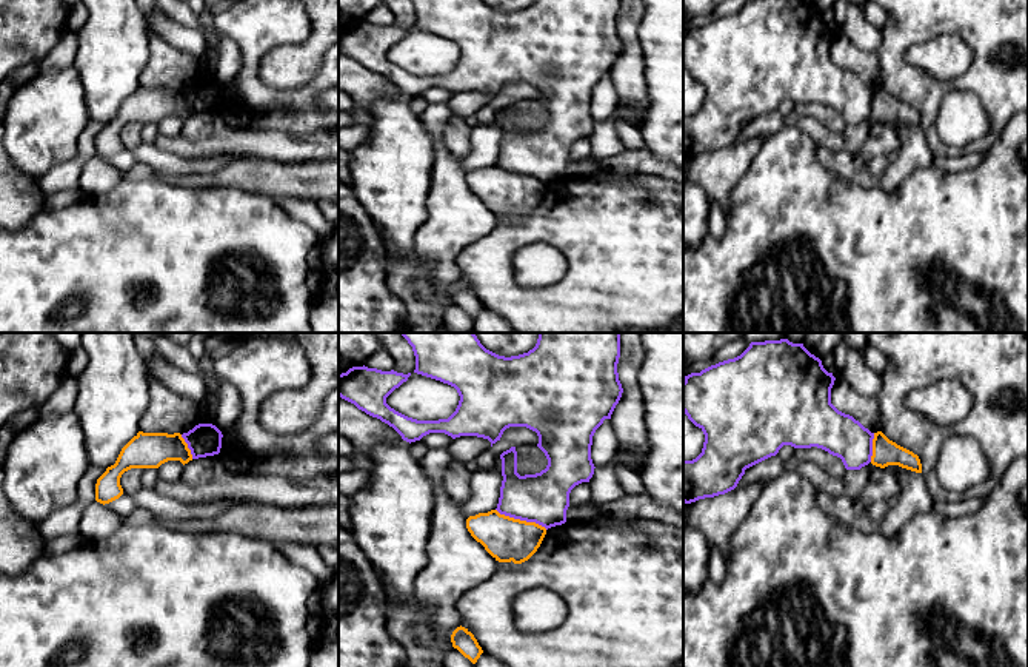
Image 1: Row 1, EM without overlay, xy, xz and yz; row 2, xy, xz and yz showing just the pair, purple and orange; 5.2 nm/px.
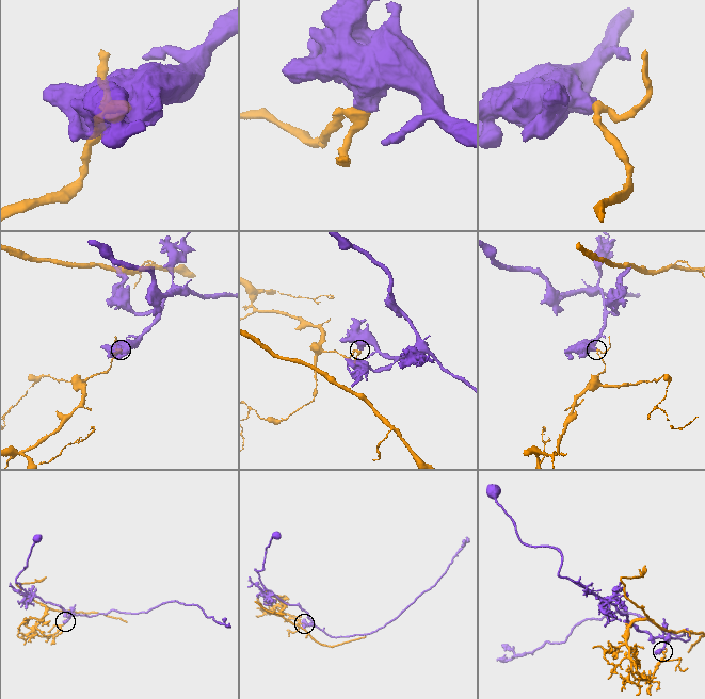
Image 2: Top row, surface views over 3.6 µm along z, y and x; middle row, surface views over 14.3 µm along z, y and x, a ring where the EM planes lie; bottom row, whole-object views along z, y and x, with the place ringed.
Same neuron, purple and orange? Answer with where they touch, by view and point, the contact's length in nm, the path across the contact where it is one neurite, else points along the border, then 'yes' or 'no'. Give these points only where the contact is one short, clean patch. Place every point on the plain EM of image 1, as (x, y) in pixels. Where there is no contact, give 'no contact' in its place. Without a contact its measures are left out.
xz (522, 174) | 300 nm | along xz (496, 164), (514, 173), (534, 176), (547, 184) | no

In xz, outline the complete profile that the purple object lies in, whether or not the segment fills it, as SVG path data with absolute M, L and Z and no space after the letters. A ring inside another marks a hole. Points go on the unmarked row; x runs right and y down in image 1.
M483 0L411 2L416 11L414 28L457 45L460 55L448 74L417 75L386 59L386 52L406 37L411 28L352 22L339 29L339 51L392 82L409 99L429 88L445 88L452 94L483 92L492 102L509 82L526 82L536 86L537 102L548 114L546 123L520 131L516 102L503 106L500 109L503 136L496 165L514 174L536 177L546 185L565 179L571 145L582 137L589 137L594 129L592 91L605 74L611 74L623 48L617 28L620 0L536 0L528 8L511 12L499 11Z

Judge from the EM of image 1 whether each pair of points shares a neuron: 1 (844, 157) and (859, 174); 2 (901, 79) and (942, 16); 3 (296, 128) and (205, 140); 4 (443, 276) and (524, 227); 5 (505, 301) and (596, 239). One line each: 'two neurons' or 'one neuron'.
1: one neuron
2: one neuron
3: two neurons
4: two neurons
5: one neuron

